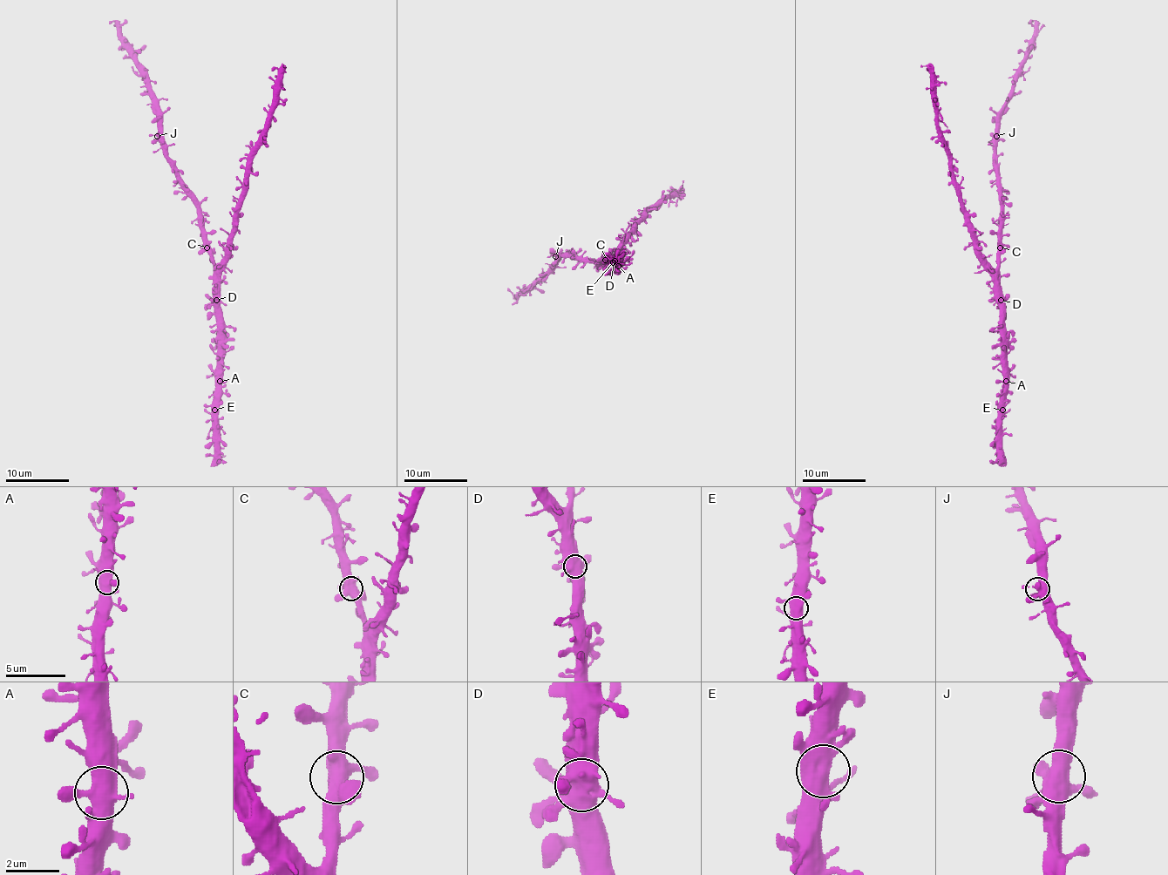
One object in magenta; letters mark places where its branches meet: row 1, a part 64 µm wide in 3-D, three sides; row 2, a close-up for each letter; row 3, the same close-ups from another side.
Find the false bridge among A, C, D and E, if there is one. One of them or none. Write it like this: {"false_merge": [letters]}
{"false_merge": []}

